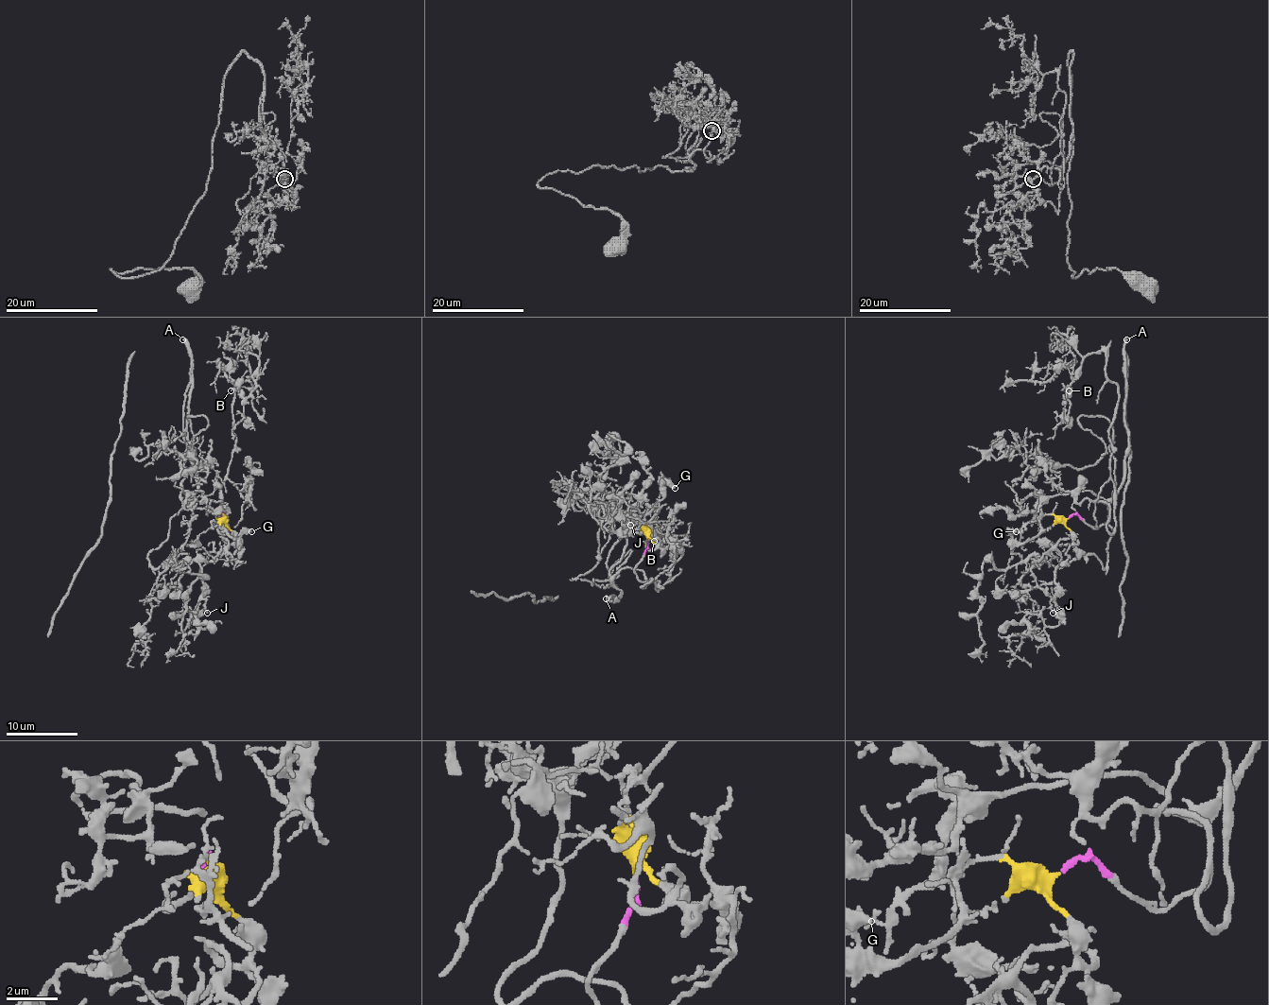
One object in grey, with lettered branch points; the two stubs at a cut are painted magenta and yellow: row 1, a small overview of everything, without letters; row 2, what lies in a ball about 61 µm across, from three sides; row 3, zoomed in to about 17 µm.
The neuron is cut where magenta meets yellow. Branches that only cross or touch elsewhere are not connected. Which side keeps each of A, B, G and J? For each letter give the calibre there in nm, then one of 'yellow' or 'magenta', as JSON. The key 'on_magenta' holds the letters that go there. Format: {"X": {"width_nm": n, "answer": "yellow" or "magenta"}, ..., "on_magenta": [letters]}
{"A": {"width_nm": 280, "answer": "magenta"}, "B": {"width_nm": 160, "answer": "magenta"}, "G": {"width_nm": 420, "answer": "yellow"}, "J": {"width_nm": 90, "answer": "yellow"}, "on_magenta": ["A", "B"]}

